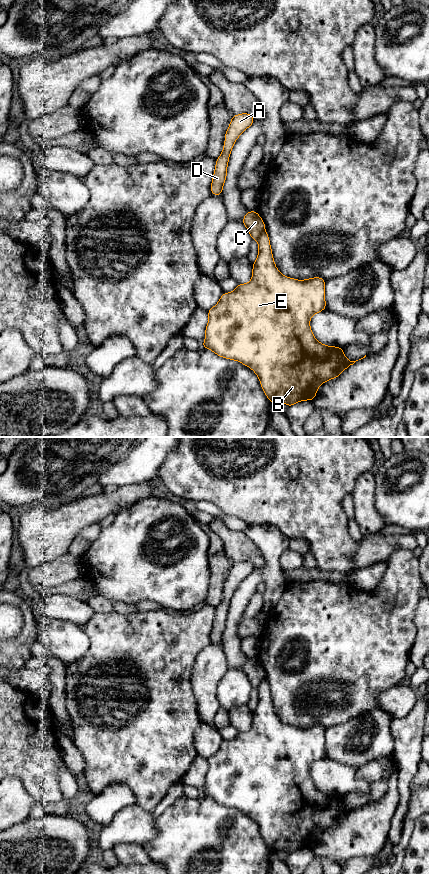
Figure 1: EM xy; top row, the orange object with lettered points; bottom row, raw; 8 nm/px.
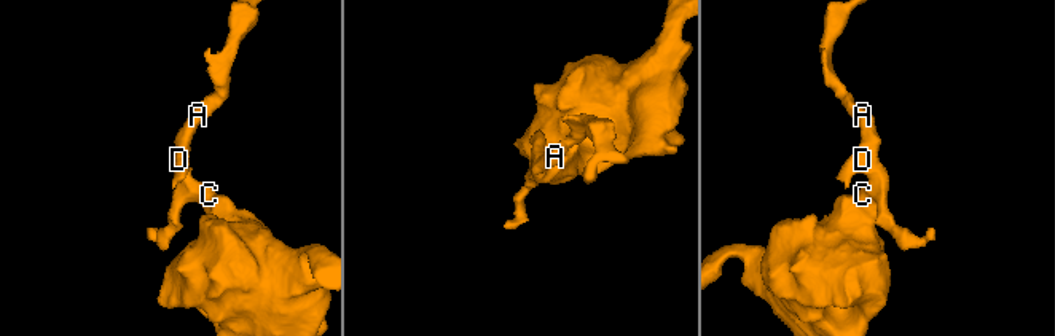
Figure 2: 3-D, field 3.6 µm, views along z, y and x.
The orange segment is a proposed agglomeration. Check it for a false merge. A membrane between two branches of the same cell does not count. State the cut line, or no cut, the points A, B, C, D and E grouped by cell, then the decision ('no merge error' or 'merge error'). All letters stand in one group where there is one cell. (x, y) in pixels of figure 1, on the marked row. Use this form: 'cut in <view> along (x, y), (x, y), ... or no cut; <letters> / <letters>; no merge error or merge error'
cut in xy along (264, 229), (257, 239); A C D / B E; merge error

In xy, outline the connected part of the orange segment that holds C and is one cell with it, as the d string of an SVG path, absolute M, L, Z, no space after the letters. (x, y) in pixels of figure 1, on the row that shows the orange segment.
M248 211L243 217L242 223L246 226L252 240L258 240L265 230L265 223L257 211Z

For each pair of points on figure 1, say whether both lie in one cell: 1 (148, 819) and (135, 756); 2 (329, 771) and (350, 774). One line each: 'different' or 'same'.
1: different
2: same

